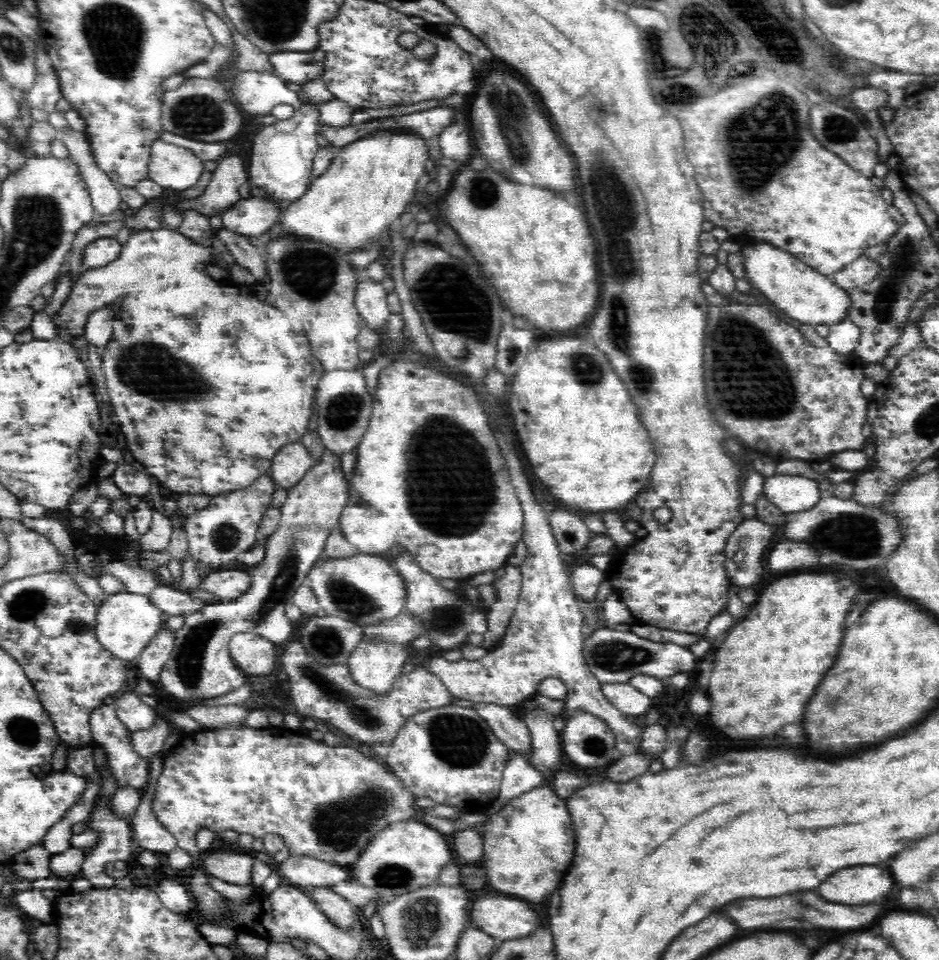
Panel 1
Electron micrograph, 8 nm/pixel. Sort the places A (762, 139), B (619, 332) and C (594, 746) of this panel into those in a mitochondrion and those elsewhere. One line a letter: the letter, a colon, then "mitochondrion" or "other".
A: mitochondrion
B: mitochondrion
C: other

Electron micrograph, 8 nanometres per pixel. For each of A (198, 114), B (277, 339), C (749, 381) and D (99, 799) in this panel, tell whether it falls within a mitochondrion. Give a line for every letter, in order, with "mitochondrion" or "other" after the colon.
A: mitochondrion
B: other
C: mitochondrion
D: other

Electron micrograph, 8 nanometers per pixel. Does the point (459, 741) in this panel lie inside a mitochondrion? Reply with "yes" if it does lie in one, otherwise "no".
yes

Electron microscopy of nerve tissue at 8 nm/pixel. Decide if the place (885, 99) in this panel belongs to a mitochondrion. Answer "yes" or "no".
no

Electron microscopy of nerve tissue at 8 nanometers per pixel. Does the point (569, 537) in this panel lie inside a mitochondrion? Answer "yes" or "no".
no

